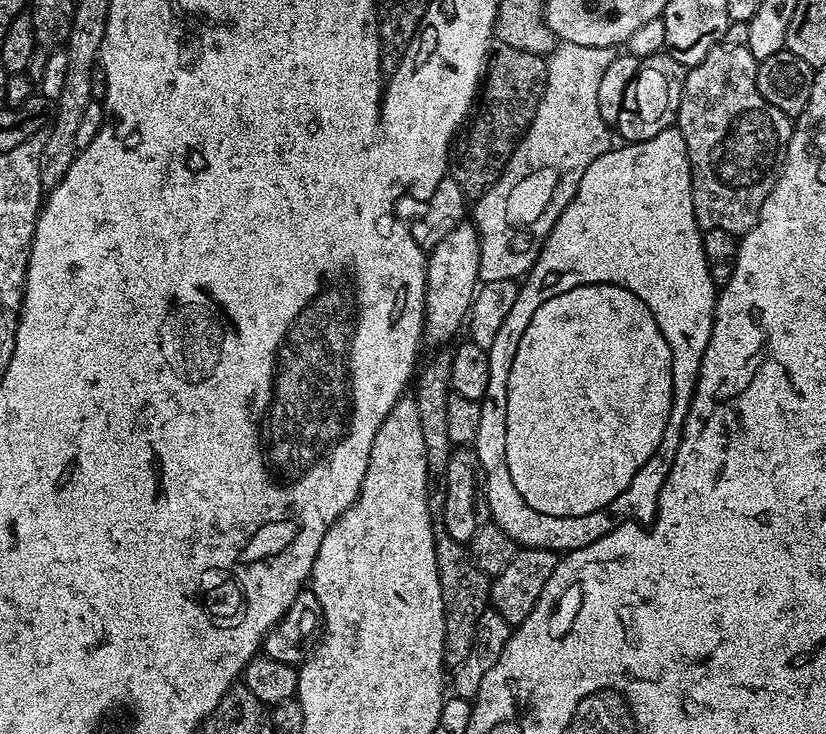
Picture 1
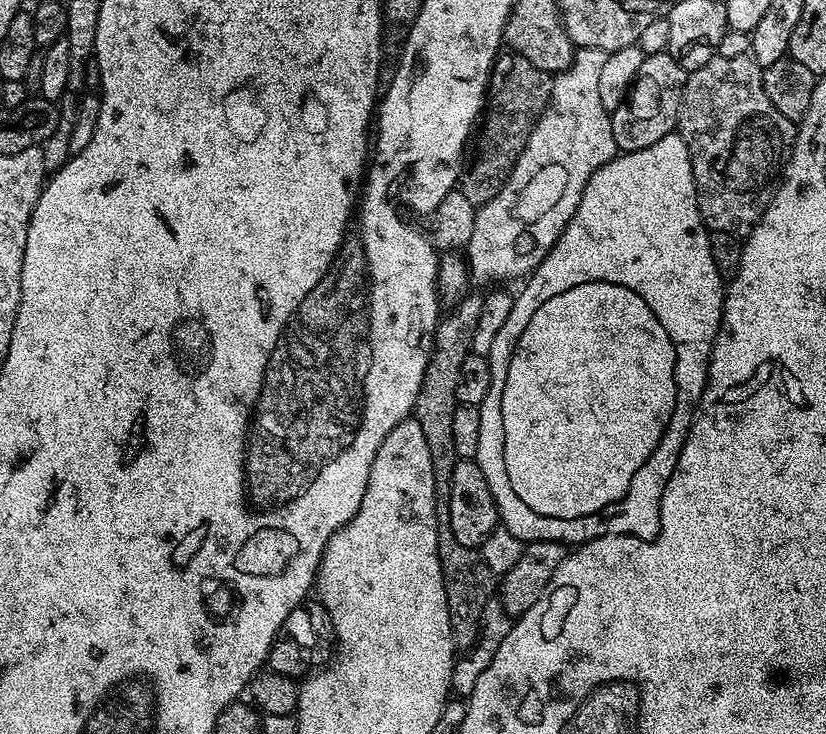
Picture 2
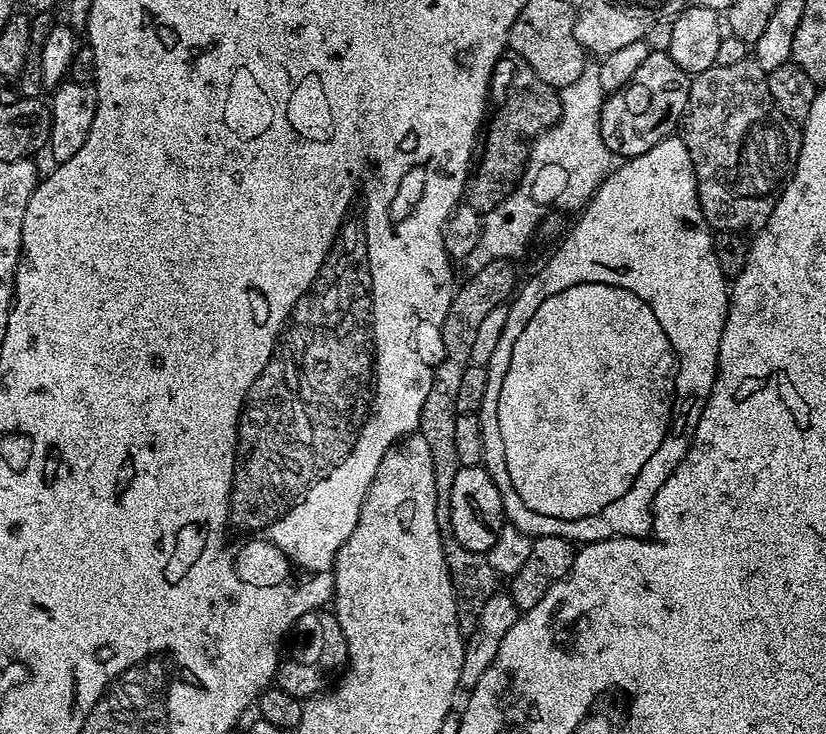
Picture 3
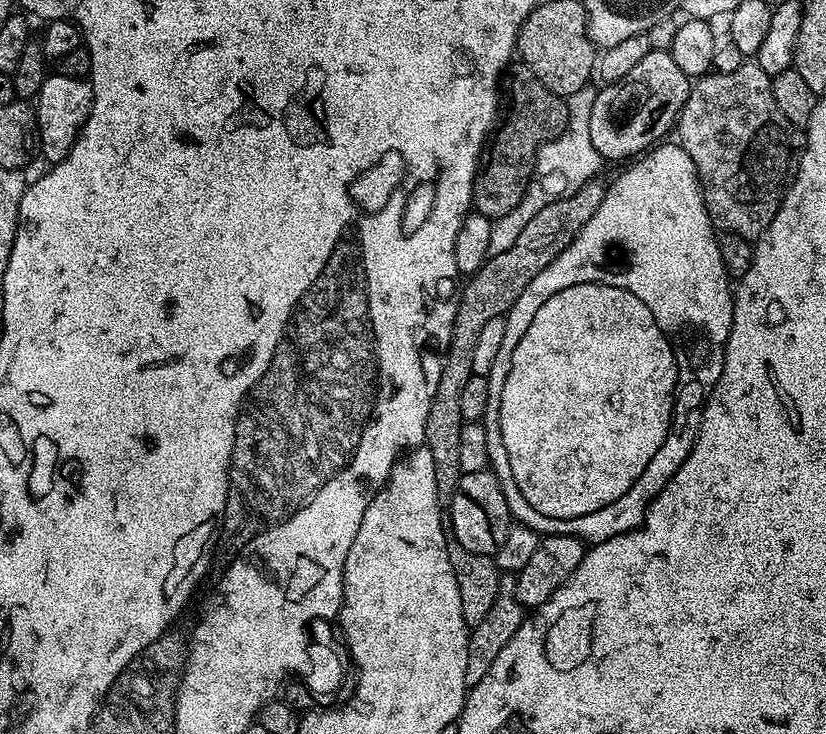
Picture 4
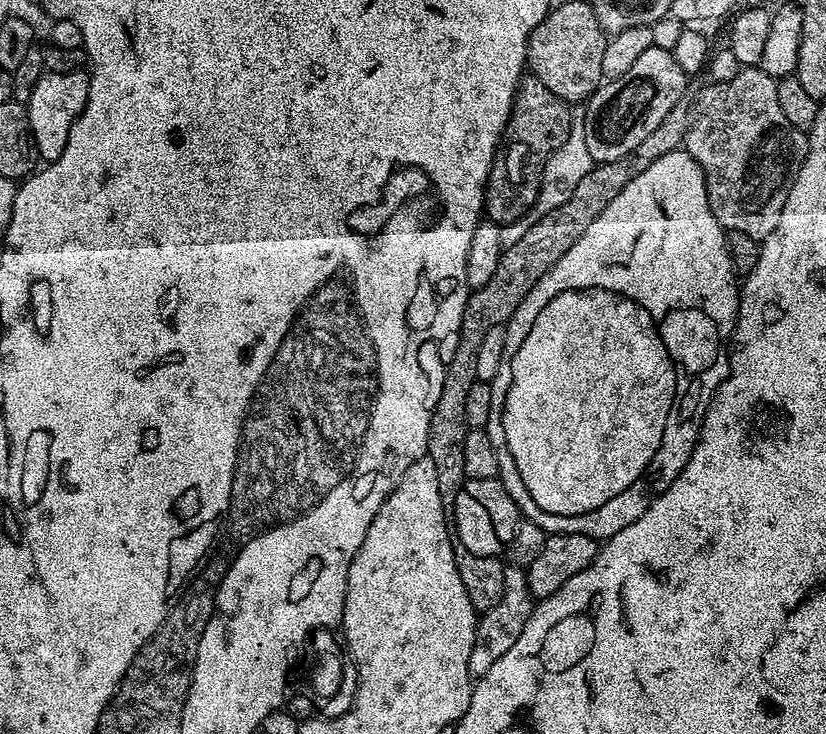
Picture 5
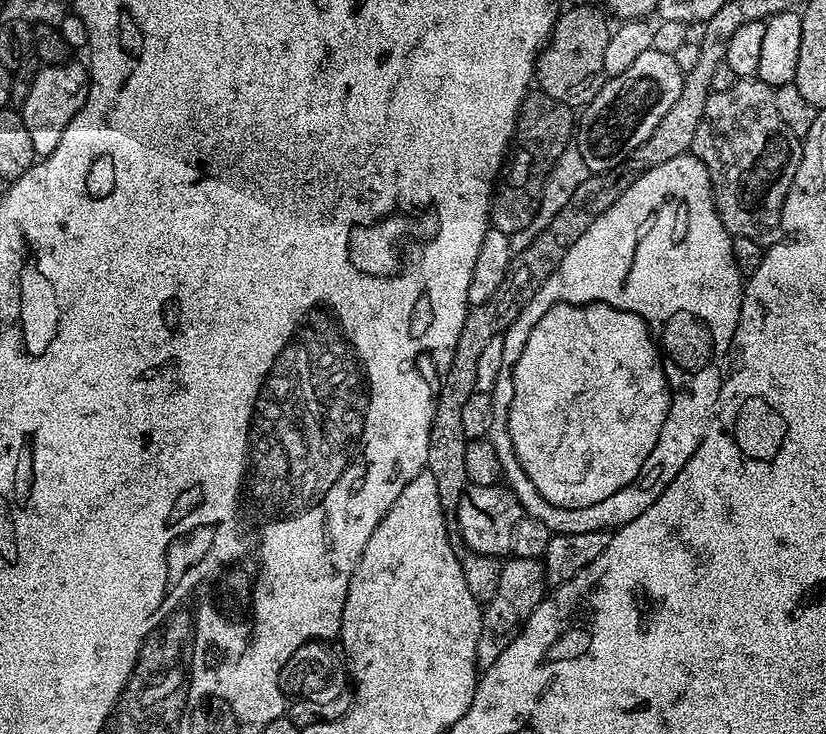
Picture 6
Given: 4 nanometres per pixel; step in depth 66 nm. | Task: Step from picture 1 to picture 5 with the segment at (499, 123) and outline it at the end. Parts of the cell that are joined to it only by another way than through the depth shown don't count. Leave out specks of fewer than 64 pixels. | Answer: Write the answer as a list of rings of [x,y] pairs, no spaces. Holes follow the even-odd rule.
[[[528,74],[521,79],[512,103],[512,113],[484,187],[484,216],[487,219],[501,226],[513,224],[525,219],[529,215],[527,212],[535,209],[546,162],[550,154],[566,142],[572,129],[574,112],[568,108],[571,108],[569,101],[546,90],[536,76]]]

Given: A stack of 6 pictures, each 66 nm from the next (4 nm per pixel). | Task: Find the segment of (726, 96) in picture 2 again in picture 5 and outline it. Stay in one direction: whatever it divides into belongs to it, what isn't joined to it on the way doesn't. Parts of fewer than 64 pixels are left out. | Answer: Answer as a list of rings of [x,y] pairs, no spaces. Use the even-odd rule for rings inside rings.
[[[744,66],[741,67],[738,74],[734,74],[734,78],[730,78],[730,82],[705,83],[705,88],[701,90],[700,97],[696,100],[696,108],[694,104],[692,124],[688,128],[688,133],[682,145],[683,151],[689,152],[694,158],[694,162],[698,162],[698,166],[702,170],[704,181],[706,182],[706,194],[710,202],[710,210],[714,214],[714,218],[718,218],[718,222],[724,227],[725,233],[750,234],[750,238],[761,242],[770,234],[774,234],[774,230],[778,226],[778,218],[782,218],[782,206],[786,206],[786,198],[790,194],[790,186],[794,182],[794,178],[798,174],[798,170],[808,153],[807,135],[799,132],[794,126],[790,126],[790,122],[786,119],[786,114],[782,114],[782,106],[778,106],[778,86],[776,82],[777,77],[766,74],[759,66]]]

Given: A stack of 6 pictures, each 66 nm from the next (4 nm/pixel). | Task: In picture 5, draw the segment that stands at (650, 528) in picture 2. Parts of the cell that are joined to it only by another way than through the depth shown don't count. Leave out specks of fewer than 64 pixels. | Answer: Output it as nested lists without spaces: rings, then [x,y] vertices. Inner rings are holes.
[[[677,150],[670,154],[662,154],[658,162],[650,162],[646,170],[642,170],[626,186],[622,186],[622,194],[586,226],[582,238],[534,282],[534,290],[518,302],[518,310],[508,319],[504,325],[506,343],[502,346],[502,363],[498,365],[498,374],[494,374],[491,380],[492,397],[490,398],[490,414],[488,415],[488,427],[486,429],[490,442],[498,454],[498,466],[500,467],[499,479],[504,488],[514,498],[520,515],[525,520],[532,520],[538,526],[542,526],[549,534],[562,532],[577,532],[593,536],[598,542],[603,542],[608,537],[618,534],[618,530],[626,530],[630,522],[634,522],[652,505],[653,500],[660,496],[678,478],[678,474],[686,466],[690,454],[696,445],[696,439],[700,437],[700,427],[704,421],[706,410],[714,398],[716,391],[720,389],[721,382],[728,376],[730,363],[730,341],[736,331],[736,312],[740,308],[740,288],[738,277],[732,271],[730,254],[728,253],[728,238],[724,227],[714,218],[710,210],[710,202],[706,194],[706,182],[698,162],[689,152]],[[601,288],[607,292],[616,292],[619,296],[630,298],[638,302],[652,315],[656,329],[660,332],[662,342],[670,354],[673,364],[676,366],[676,393],[674,402],[670,406],[670,418],[666,422],[666,434],[662,434],[662,446],[658,446],[658,454],[650,458],[650,466],[646,466],[643,474],[633,482],[622,494],[610,498],[598,510],[590,510],[590,514],[578,514],[567,516],[566,514],[550,514],[530,498],[530,490],[526,490],[526,482],[522,482],[522,474],[518,474],[518,466],[514,466],[510,450],[504,444],[504,403],[506,394],[510,390],[510,370],[514,354],[518,354],[522,342],[526,342],[526,334],[530,334],[530,326],[534,326],[534,318],[542,310],[546,310],[549,302],[554,302],[558,294],[573,292],[574,290],[590,290]]]

